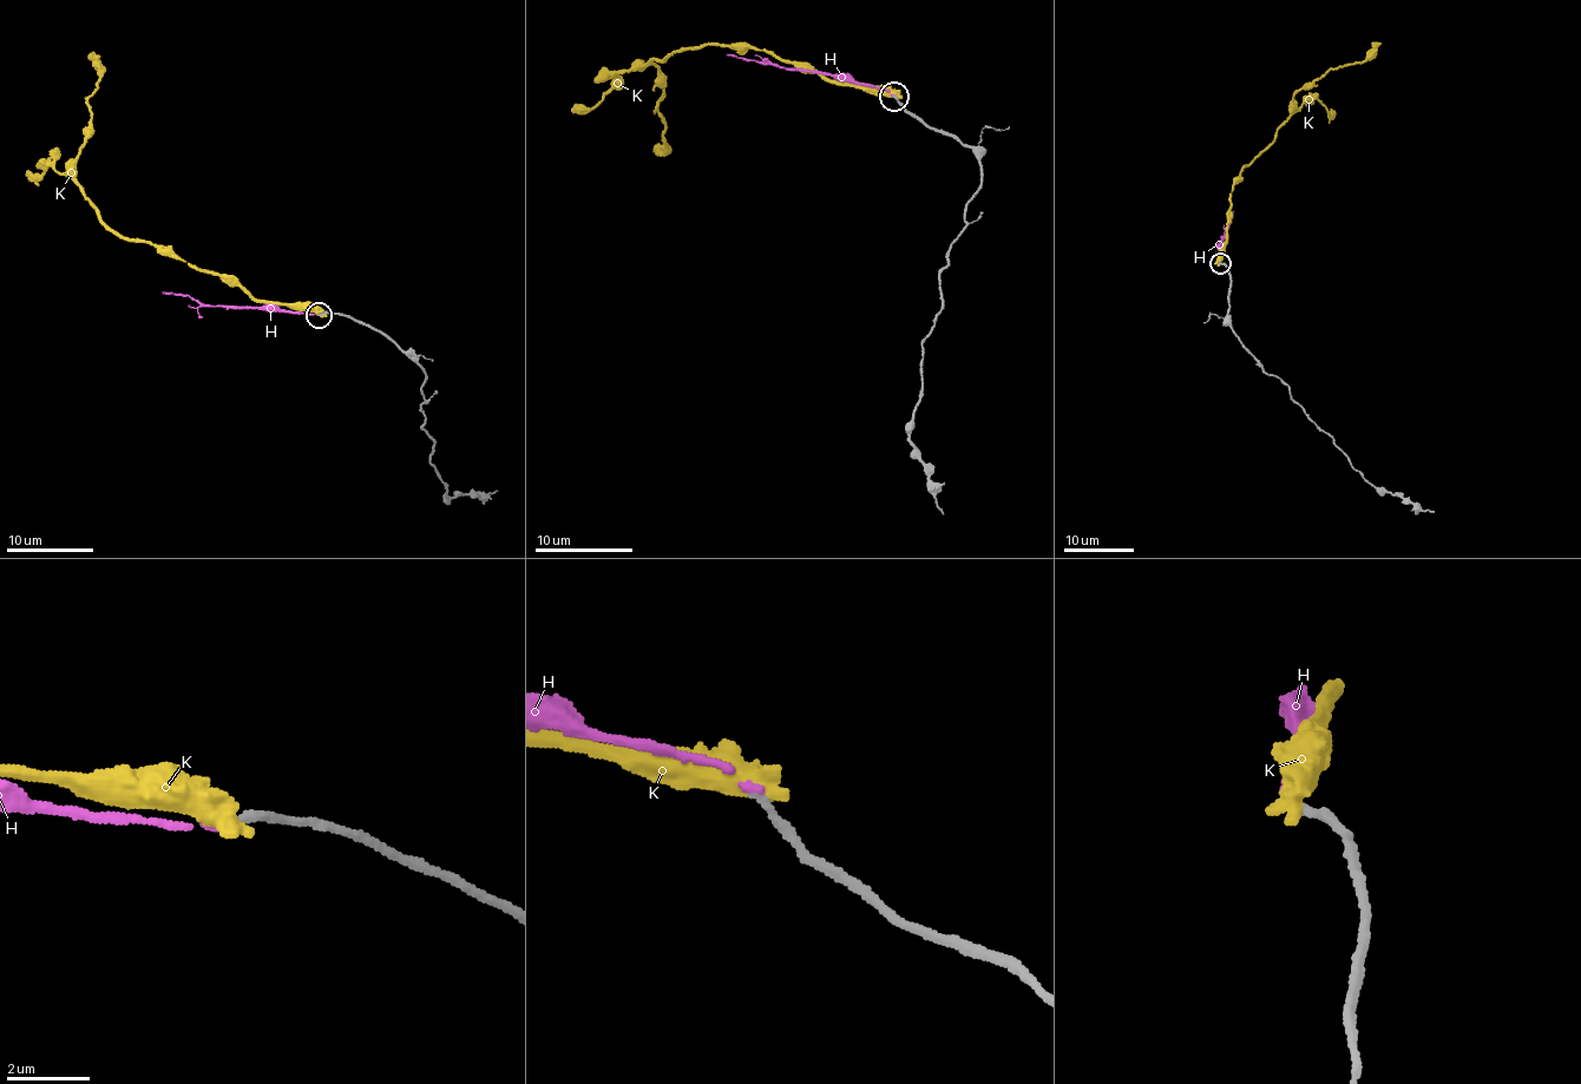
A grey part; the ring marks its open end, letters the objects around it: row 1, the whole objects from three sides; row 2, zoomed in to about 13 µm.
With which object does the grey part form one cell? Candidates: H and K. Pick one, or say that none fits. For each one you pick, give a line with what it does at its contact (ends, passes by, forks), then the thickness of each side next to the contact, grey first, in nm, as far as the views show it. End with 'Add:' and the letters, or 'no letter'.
H: it ends | 190/150 nm
Add: H

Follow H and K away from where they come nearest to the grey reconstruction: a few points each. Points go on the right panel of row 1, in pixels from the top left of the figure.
H: (1220, 263), (1220, 248), (1233, 210)
K: (1220, 262), (1232, 191), (1241, 170), (1273, 140), (1290, 116), (1292, 97), (1330, 70), (1362, 63), (1381, 43)

